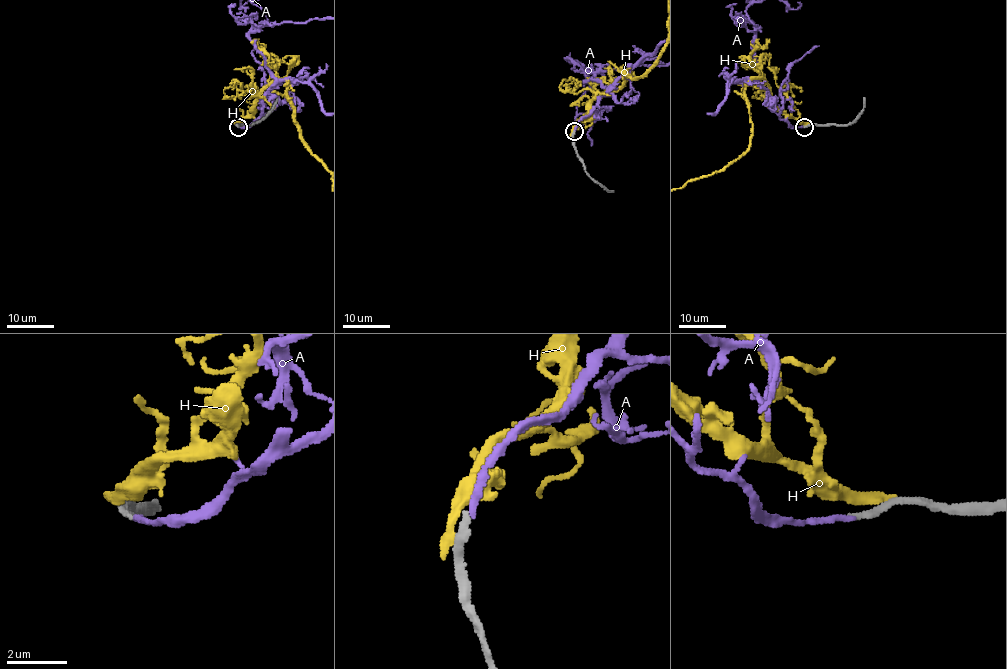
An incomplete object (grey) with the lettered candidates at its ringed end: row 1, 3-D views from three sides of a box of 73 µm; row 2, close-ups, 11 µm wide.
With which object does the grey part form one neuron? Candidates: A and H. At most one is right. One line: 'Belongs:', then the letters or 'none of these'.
Belongs: A

